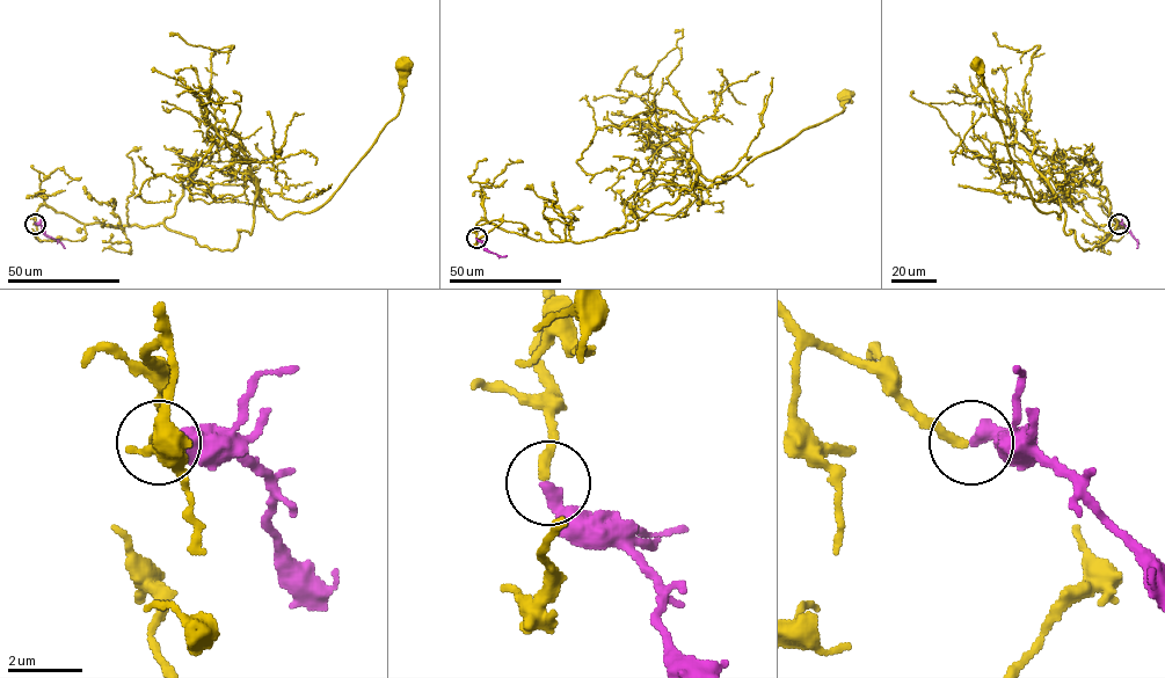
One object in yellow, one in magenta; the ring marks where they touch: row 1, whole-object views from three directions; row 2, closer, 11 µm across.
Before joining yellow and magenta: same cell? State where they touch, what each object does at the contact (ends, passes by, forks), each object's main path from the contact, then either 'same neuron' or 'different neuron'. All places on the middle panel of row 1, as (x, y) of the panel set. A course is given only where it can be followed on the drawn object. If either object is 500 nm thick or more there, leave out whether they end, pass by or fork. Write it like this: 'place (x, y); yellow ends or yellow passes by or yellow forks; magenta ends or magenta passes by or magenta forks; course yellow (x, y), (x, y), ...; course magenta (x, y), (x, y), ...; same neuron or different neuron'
place (477, 238); yellow ends; magenta ends; course yellow (477, 238), (482, 219), (547, 241), (633, 231), (690, 190), (698, 175), (727, 179), (839, 112), (845, 94); course magenta (477, 238), (485, 248), (507, 255); same neuron

